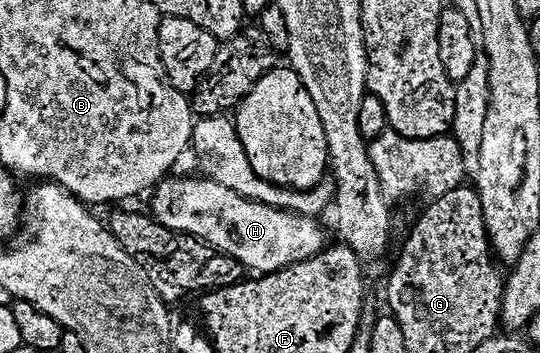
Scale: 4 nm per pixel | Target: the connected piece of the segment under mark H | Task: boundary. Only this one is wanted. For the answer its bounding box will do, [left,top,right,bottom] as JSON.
[152,176,328,275]

